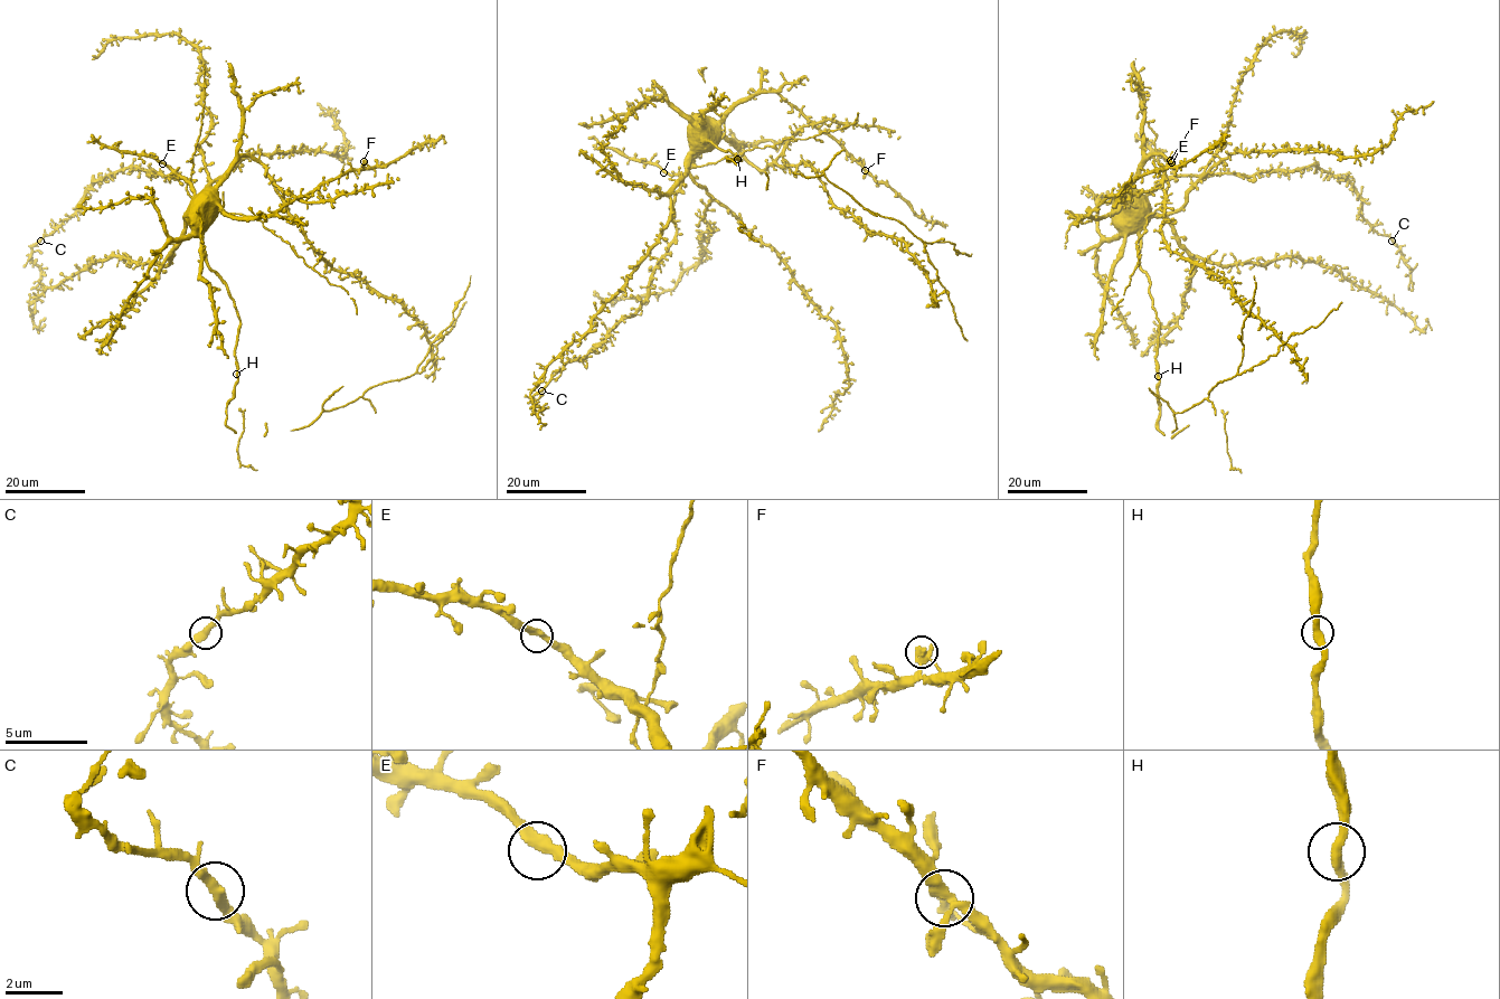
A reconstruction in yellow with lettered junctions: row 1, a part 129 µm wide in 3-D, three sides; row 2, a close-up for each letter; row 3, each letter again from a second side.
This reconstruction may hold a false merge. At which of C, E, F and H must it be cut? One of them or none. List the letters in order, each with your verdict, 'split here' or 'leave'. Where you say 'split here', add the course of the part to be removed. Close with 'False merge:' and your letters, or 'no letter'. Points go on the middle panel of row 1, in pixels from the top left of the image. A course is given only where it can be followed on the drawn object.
C: leave
E: leave
F: leave
H: leave
False merge: no letter

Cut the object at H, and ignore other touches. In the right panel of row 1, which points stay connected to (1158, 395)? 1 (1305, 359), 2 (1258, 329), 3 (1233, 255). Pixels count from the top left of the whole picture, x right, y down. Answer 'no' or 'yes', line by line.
1: no
2: no
3: no

